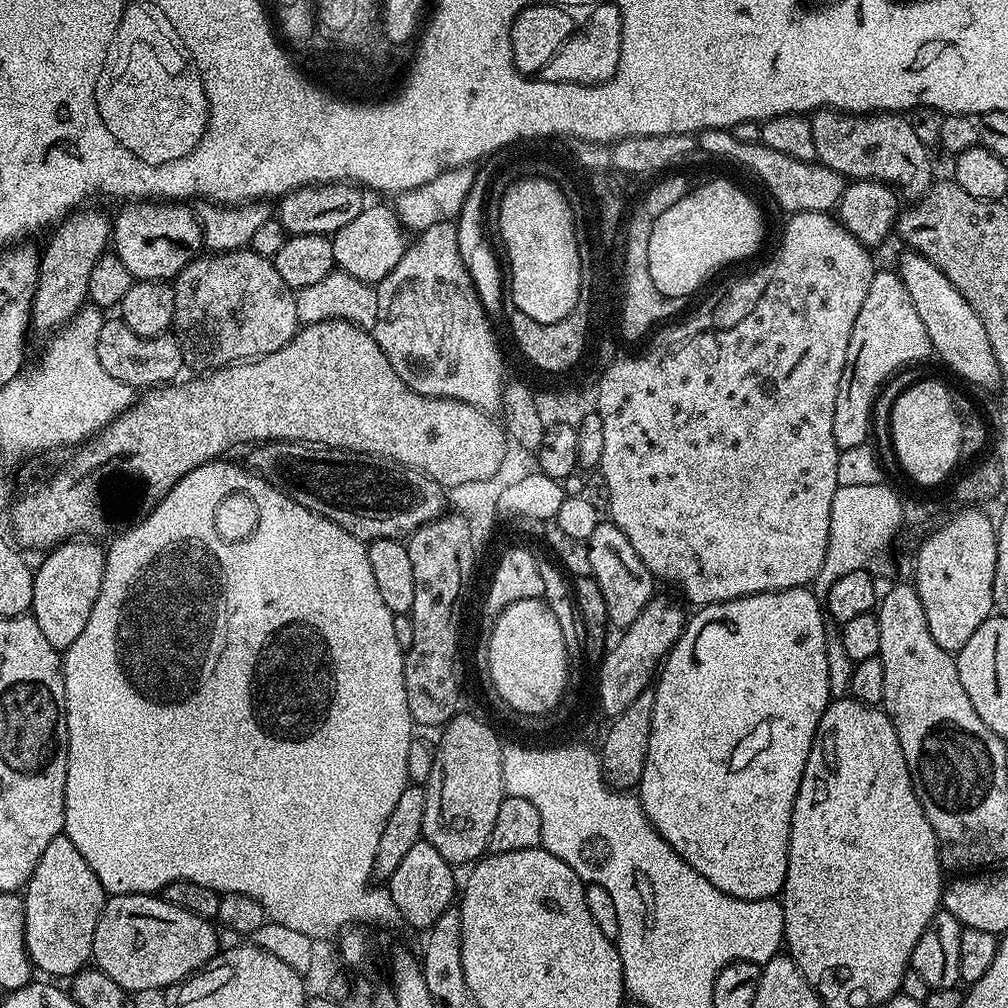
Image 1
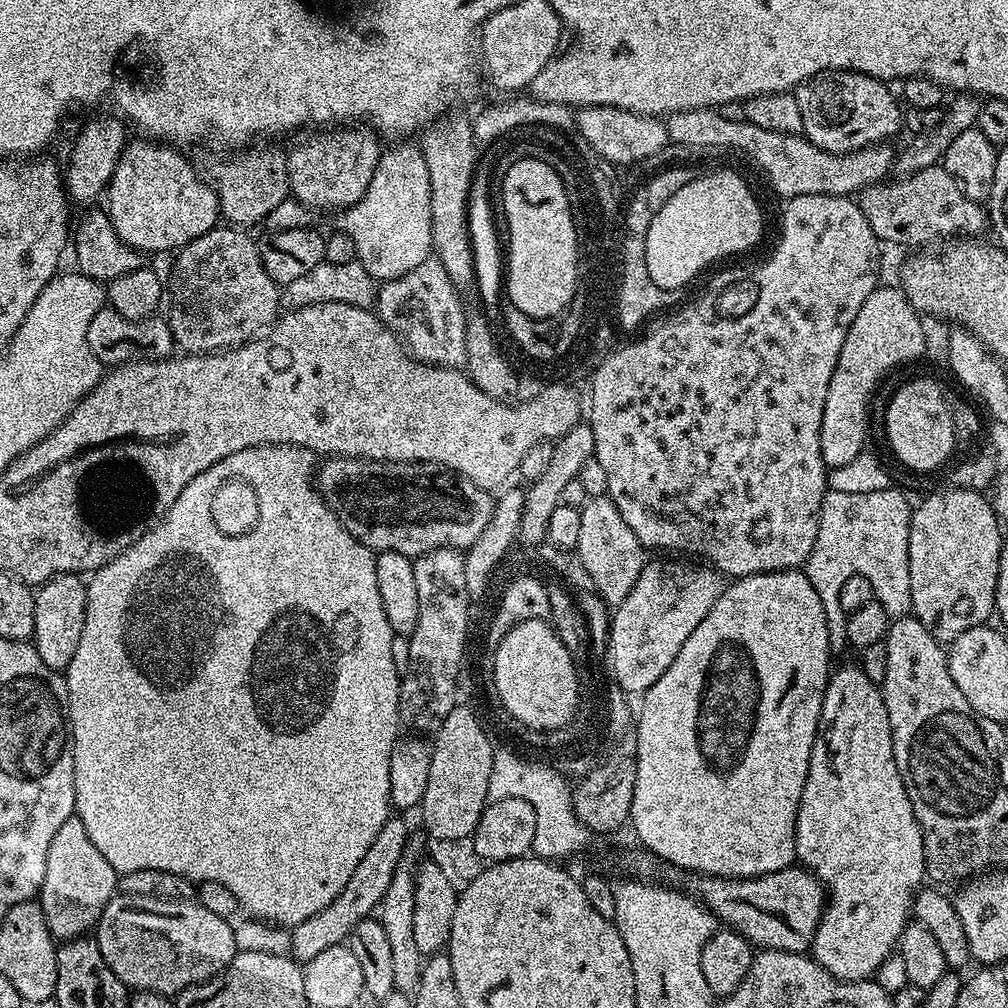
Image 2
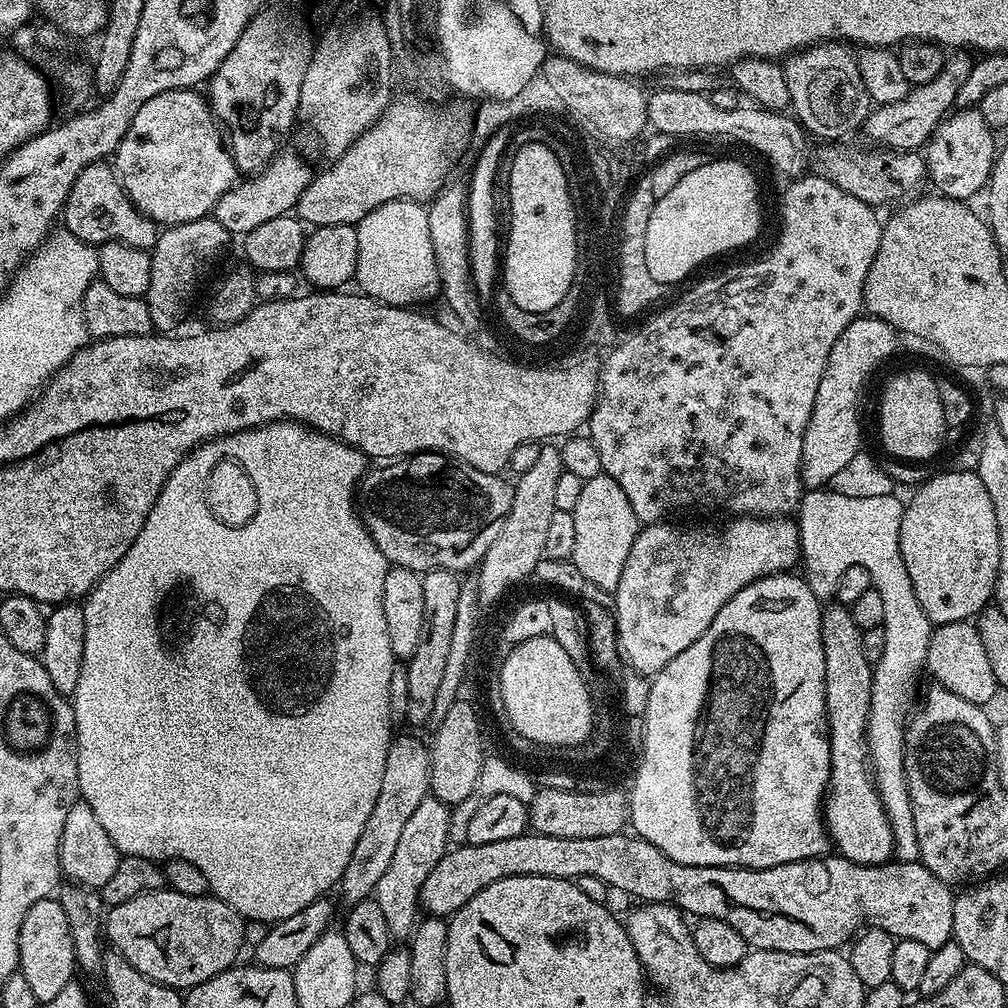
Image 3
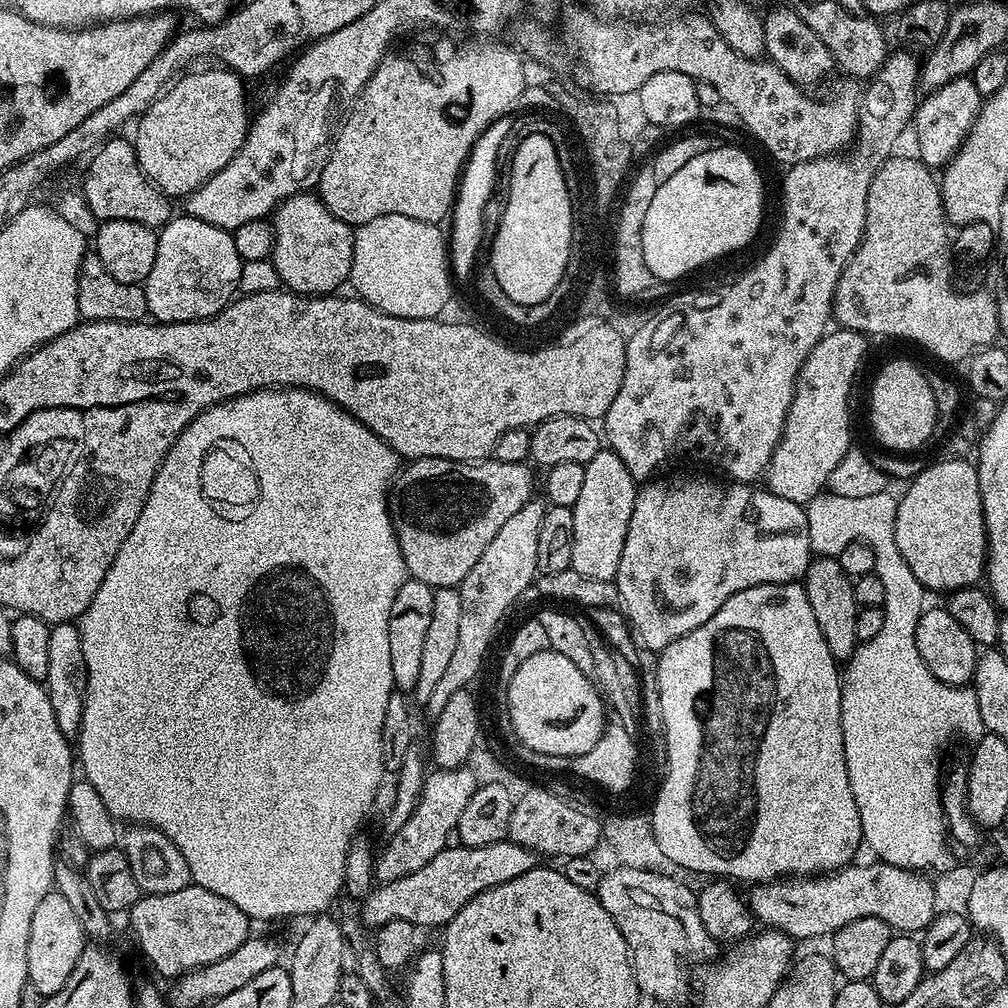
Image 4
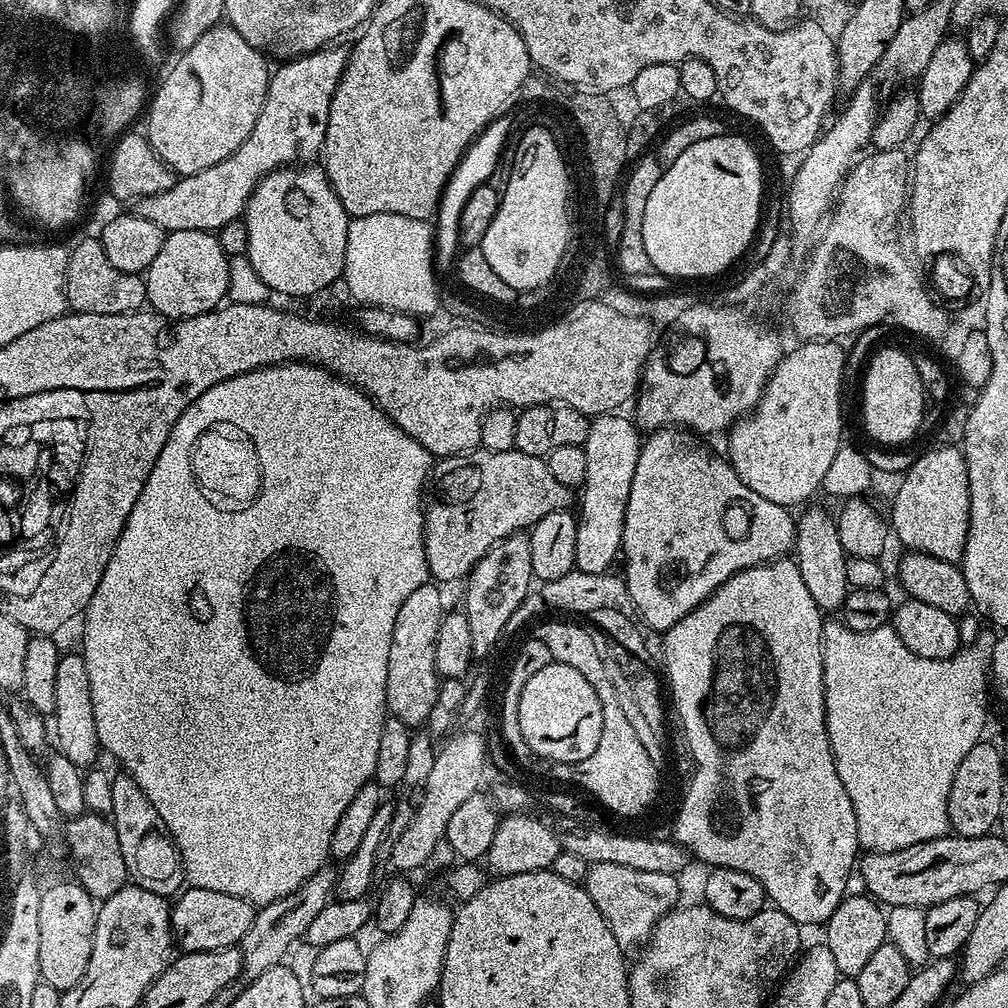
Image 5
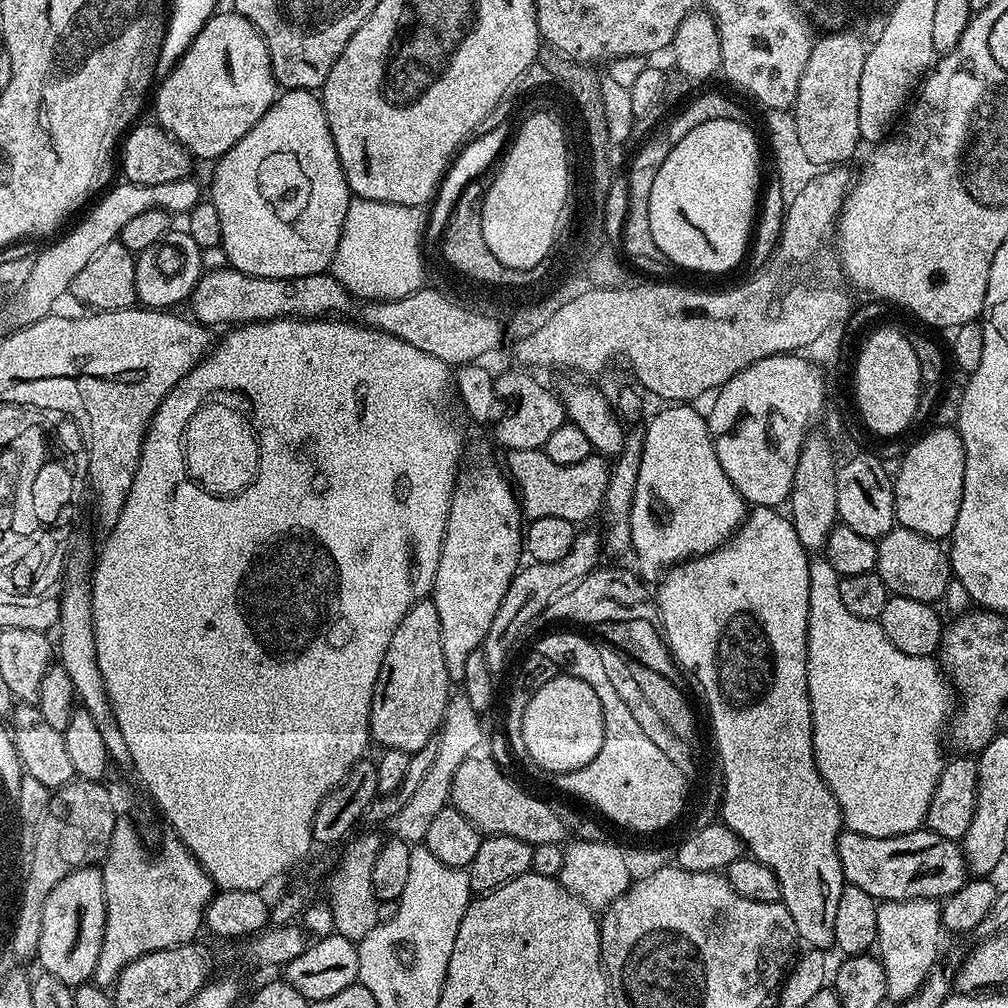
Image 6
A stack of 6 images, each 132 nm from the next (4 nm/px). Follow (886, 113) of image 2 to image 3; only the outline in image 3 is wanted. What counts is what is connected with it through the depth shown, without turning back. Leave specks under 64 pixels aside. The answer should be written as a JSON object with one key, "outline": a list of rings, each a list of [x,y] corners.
{"outline":[[[825,42],[812,44],[809,48],[801,48],[783,61],[786,86],[790,89],[792,99],[790,108],[797,120],[805,129],[820,142],[844,142],[849,139],[851,132],[859,133],[864,127],[868,113],[874,105],[866,90],[866,82],[862,82],[862,74],[856,65],[856,56],[848,53],[849,49],[840,42]]]}

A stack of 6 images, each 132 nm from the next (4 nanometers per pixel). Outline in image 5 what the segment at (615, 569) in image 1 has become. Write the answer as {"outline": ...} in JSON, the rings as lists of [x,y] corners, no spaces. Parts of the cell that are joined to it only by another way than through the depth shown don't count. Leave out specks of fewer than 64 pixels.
{"outline":[[[620,415],[591,417],[582,445],[586,454],[586,478],[578,496],[576,568],[590,574],[609,571],[615,560],[617,563],[624,542],[626,502],[630,500],[630,482],[634,482],[634,466],[638,466],[642,436],[629,417],[628,421]]]}

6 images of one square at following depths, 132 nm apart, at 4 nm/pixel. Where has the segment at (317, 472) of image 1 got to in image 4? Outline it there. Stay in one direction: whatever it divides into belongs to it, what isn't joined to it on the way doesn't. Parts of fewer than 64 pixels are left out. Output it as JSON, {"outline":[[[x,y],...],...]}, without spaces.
{"outline":[[[422,456],[399,469],[388,494],[388,511],[392,528],[398,533],[402,558],[408,567],[411,579],[426,582],[433,590],[455,588],[466,578],[466,574],[482,558],[482,550],[490,546],[494,534],[502,530],[508,521],[528,500],[533,499],[532,472],[527,463],[498,462],[494,458],[479,462],[439,460],[433,456]]]}

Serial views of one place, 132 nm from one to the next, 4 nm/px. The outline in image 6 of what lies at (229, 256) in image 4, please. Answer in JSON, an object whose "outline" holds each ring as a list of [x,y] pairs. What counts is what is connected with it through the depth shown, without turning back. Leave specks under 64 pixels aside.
{"outline":[[[173,230],[154,247],[139,253],[135,268],[135,292],[137,301],[147,308],[166,310],[177,307],[182,300],[187,301],[194,286],[203,276],[201,254],[198,242],[184,230]]]}

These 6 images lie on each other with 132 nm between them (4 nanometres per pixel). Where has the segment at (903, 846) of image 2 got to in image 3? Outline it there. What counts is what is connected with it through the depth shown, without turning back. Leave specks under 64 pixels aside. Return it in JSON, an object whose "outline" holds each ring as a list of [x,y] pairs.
{"outline":[[[839,602],[833,608],[825,607],[820,613],[822,646],[826,662],[826,714],[828,715],[828,741],[830,742],[830,778],[826,789],[826,824],[830,829],[834,848],[855,864],[887,864],[894,856],[894,834],[886,810],[880,801],[876,782],[868,759],[868,715],[872,693],[873,664],[866,662],[862,651],[862,629],[854,622],[851,607]]]}

